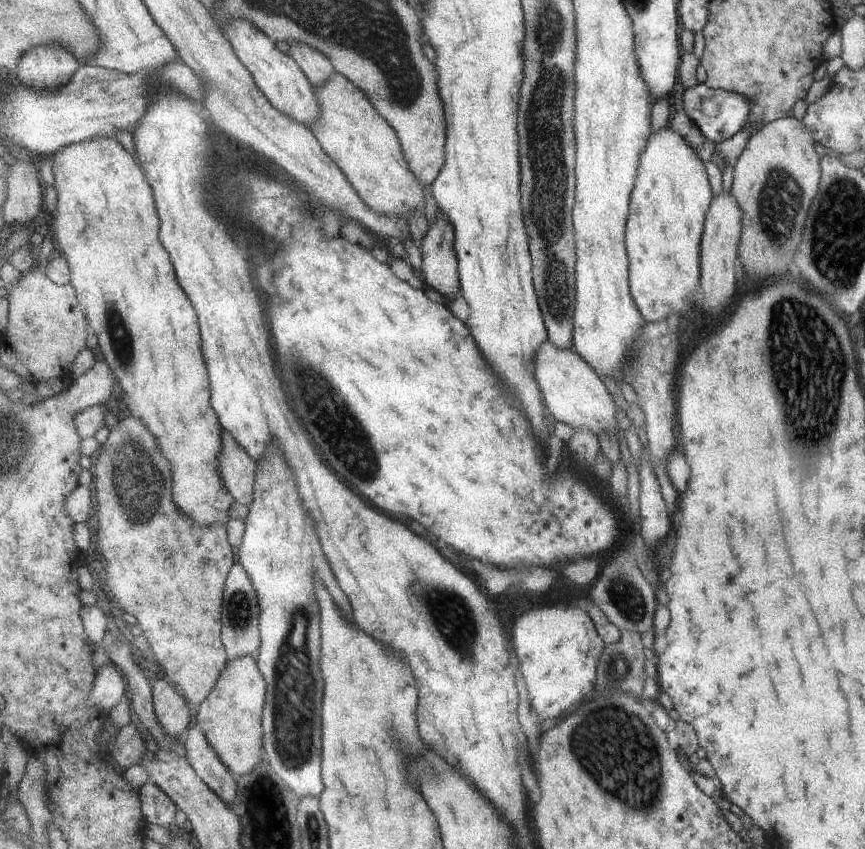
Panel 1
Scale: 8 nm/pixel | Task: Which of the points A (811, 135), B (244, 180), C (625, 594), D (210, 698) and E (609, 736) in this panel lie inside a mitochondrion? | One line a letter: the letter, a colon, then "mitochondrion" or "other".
A: other
B: mitochondrion
C: mitochondrion
D: other
E: mitochondrion

